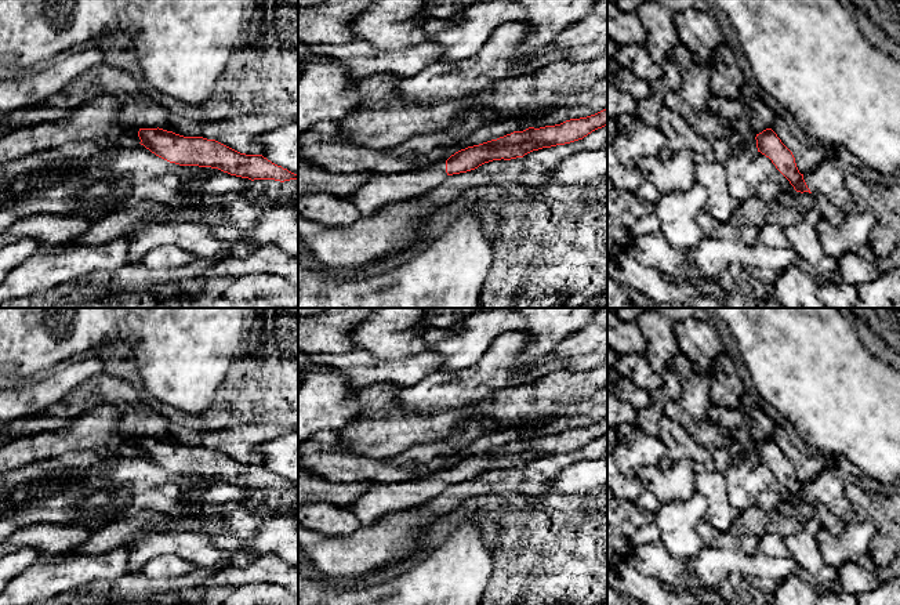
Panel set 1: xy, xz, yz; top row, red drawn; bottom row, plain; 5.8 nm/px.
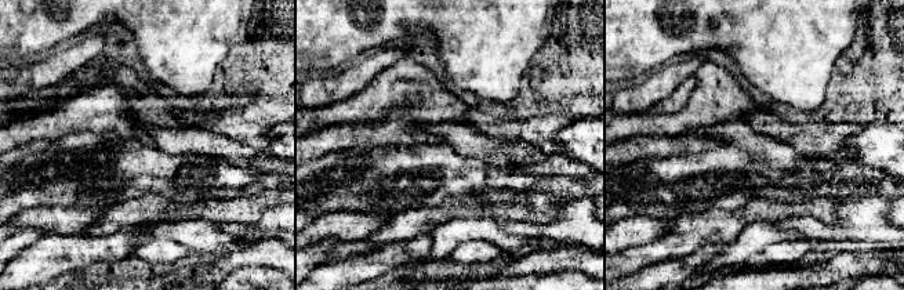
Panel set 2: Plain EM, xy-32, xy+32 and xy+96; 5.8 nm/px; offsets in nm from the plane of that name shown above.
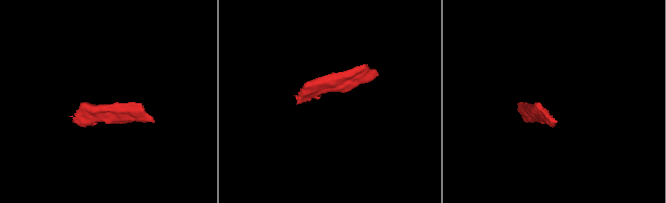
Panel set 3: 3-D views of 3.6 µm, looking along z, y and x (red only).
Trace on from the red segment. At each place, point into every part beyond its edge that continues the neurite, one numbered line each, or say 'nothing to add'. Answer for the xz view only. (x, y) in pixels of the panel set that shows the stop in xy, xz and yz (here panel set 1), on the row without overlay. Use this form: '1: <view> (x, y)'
1: xz (378, 500)

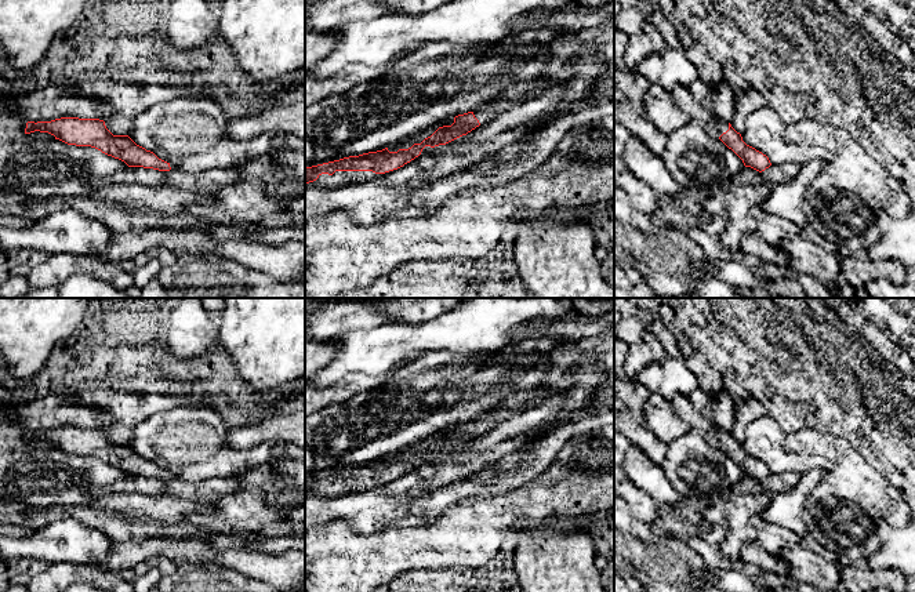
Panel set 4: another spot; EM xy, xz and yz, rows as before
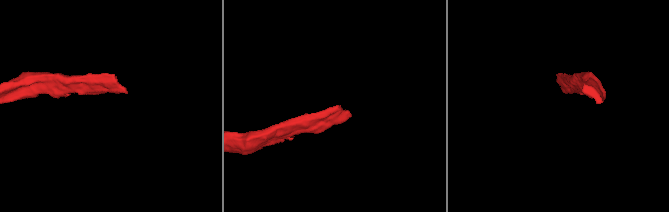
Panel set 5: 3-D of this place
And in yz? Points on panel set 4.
1: yz (722, 435)

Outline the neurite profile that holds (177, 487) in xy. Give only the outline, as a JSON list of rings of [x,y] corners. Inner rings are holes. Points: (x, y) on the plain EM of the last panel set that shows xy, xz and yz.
[[[179,477],[167,480],[167,494],[175,498],[208,504],[240,490],[237,477],[217,477],[192,483]]]

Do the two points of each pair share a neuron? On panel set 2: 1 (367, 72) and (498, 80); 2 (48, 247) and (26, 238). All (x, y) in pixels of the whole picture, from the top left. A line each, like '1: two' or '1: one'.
1: two
2: two

